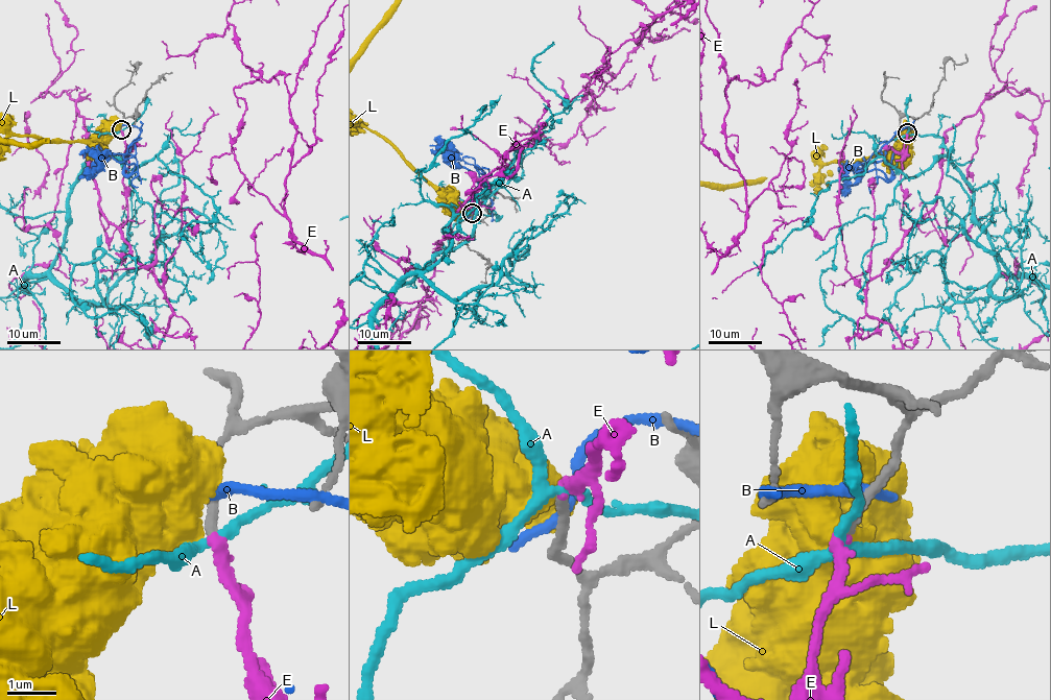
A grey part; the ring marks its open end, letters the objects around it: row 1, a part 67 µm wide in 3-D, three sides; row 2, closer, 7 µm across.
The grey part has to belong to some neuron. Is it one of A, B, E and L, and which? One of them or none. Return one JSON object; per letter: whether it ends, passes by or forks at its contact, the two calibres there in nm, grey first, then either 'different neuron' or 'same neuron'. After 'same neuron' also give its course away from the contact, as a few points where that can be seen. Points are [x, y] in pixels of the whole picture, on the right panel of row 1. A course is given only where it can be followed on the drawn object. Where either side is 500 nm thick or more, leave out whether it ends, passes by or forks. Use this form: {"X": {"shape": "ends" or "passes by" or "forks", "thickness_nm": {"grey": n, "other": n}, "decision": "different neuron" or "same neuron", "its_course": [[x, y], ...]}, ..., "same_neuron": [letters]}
{"A": {"shape": "forks", "thickness_nm": {"grey": 200, "other": 200}, "decision": "different neuron"}, "B": {"shape": "ends", "thickness_nm": {"grey": 280, "other": 260}, "decision": "different neuron"}, "E": {"shape": "ends", "thickness_nm": {"grey": 200, "other": 240}, "decision": "same neuron"}, "L": {"thickness_nm": {"grey": 240, "other": 750}, "decision": "different neuron"}, "same_neuron": ["E"]}

